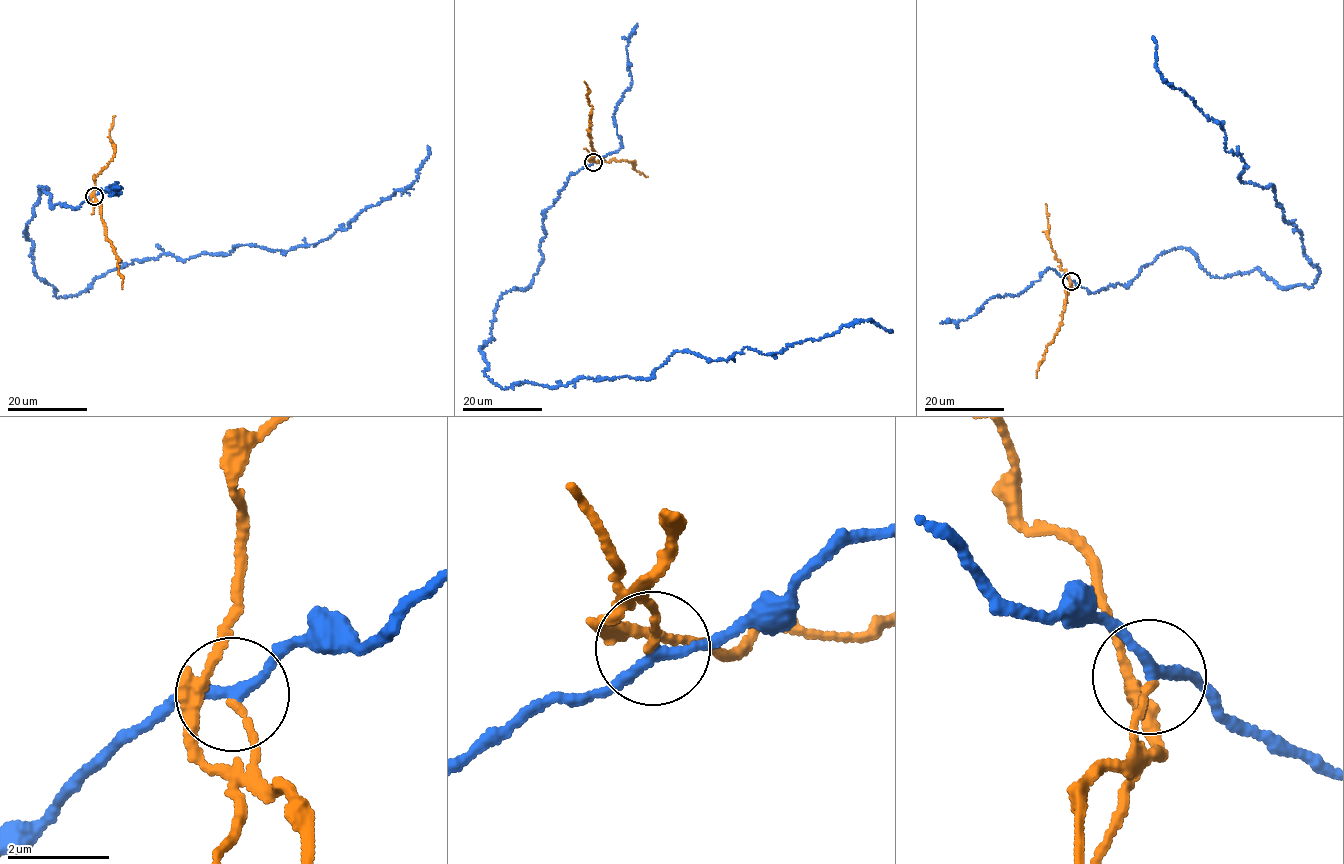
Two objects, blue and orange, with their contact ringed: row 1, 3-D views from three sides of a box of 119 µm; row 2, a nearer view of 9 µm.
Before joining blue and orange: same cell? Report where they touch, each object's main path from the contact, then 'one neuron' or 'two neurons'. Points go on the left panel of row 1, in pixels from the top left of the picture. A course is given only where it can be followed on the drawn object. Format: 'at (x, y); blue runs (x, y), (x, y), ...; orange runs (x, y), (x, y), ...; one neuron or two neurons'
at (94, 196); blue runs (95, 196), (52, 205), (38, 186), (24, 235), (57, 297), (134, 259), (315, 245), (409, 188), (427, 145); orange runs (95, 196), (106, 237), (119, 260), (118, 273), (123, 279), (122, 289); two neurons

